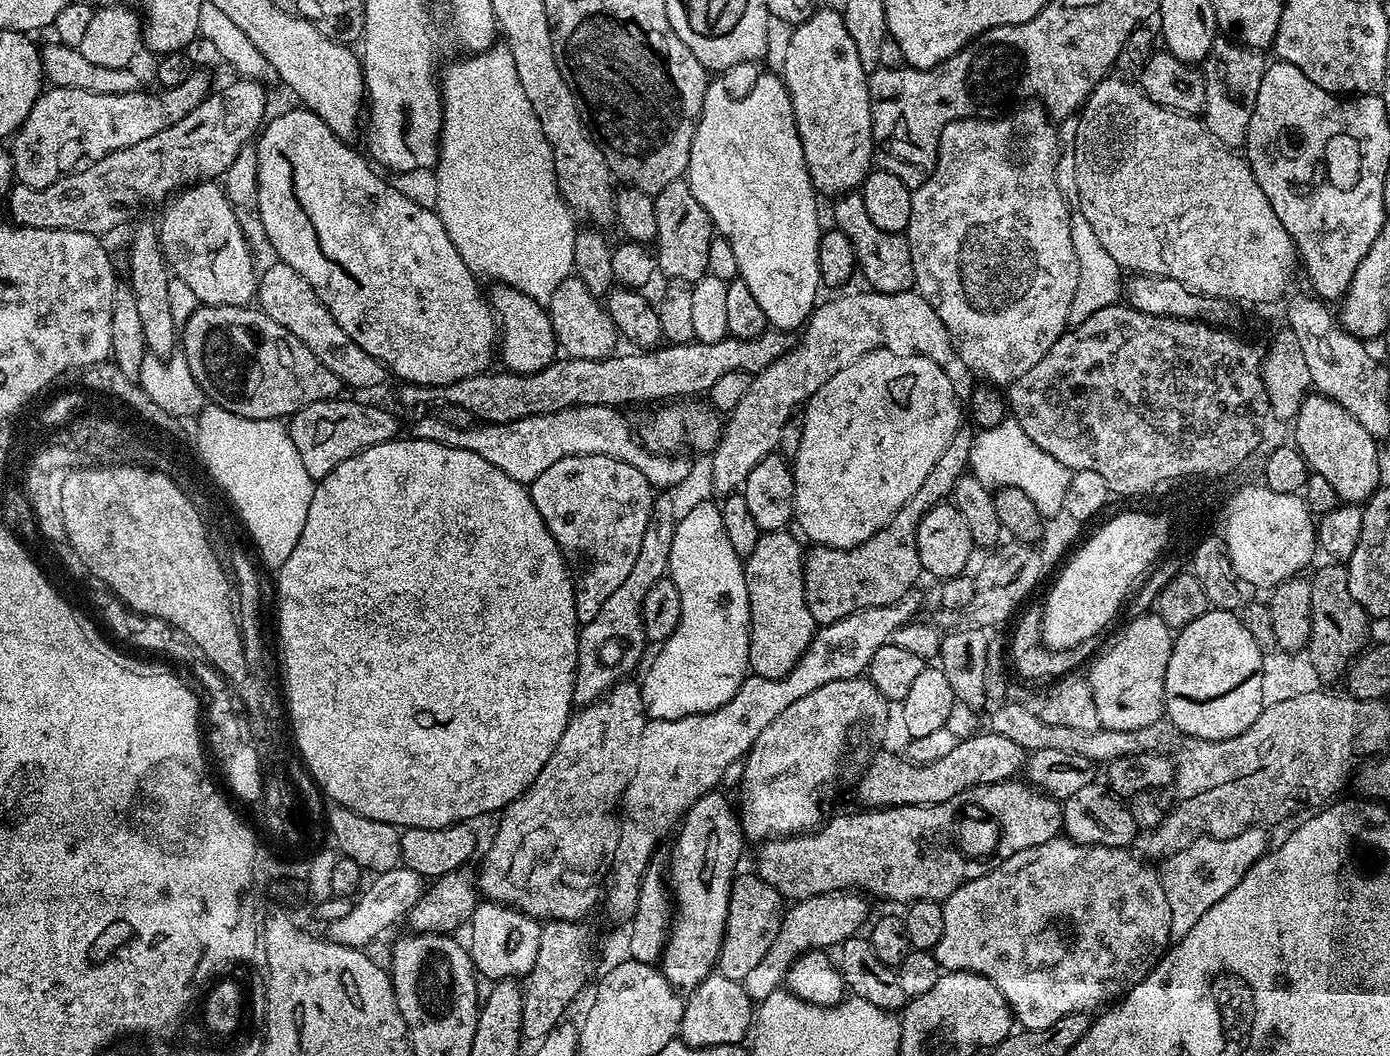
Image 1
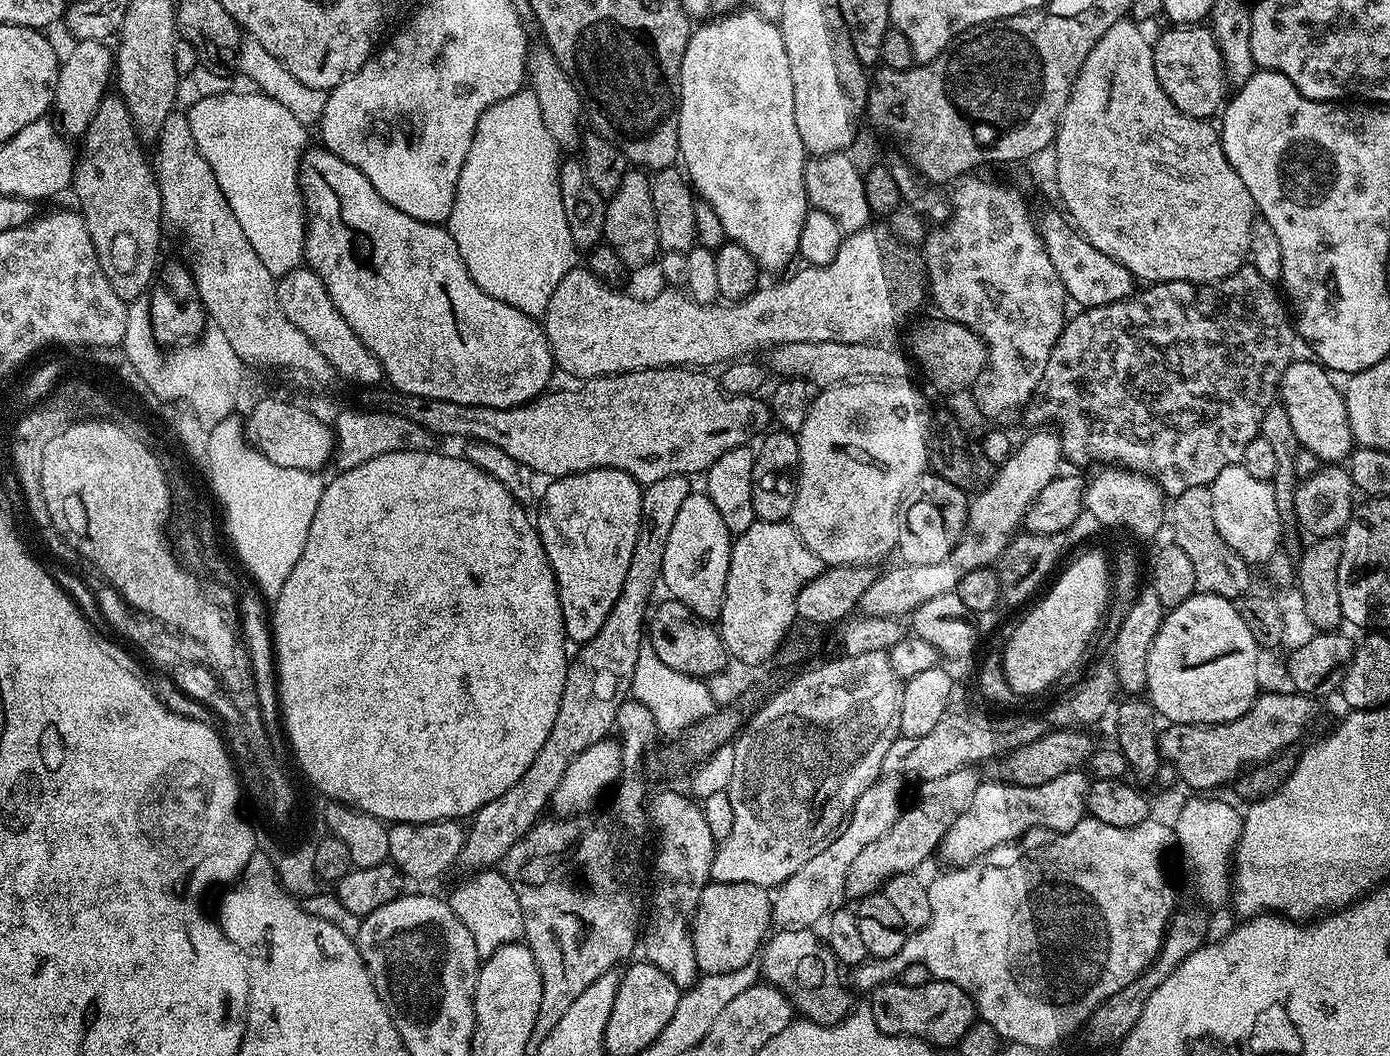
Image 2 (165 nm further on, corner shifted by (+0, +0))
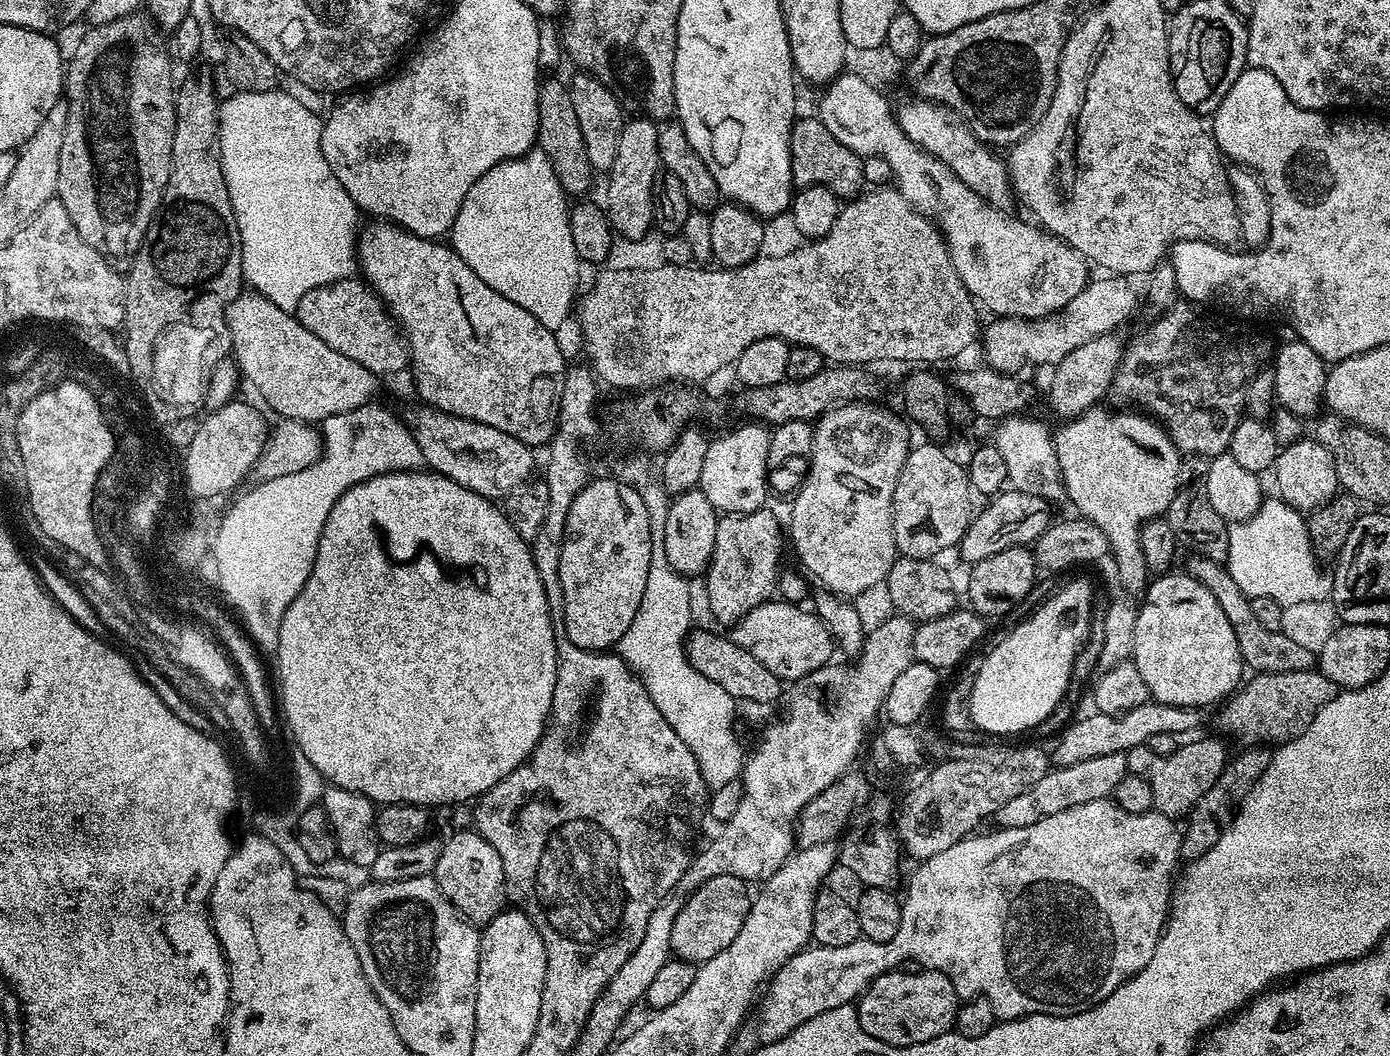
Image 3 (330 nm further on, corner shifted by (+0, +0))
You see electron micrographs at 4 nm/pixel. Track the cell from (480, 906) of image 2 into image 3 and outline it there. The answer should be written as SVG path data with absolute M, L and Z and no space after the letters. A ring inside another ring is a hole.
M475 830L456 832L448 841L445 839L441 843L434 879L444 897L473 926L489 924L499 912L505 911L502 858L498 858L498 850L494 850L494 846L490 846L490 842Z

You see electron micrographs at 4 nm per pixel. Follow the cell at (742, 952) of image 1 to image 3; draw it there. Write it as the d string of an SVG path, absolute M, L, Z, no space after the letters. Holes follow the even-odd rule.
M719 876L694 889L682 910L678 910L674 928L670 930L673 953L681 960L703 962L726 950L726 946L738 938L742 922L746 922L748 913L752 911L753 897L750 892L748 896L748 888L749 885L736 876Z

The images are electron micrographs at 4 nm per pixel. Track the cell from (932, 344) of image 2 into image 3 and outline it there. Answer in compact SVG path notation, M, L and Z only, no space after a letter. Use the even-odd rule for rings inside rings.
M1112 274L1105 277L1105 280L1089 279L1088 285L1068 303L1063 312L1045 316L1039 322L1015 318L993 319L993 324L989 328L987 325L982 332L987 367L996 372L1016 374L1021 371L1019 368L1027 364L1055 366L1059 360L1066 358L1066 354L1070 354L1070 350L1078 350L1082 342L1120 330L1136 308L1136 292L1124 281L1127 279Z

